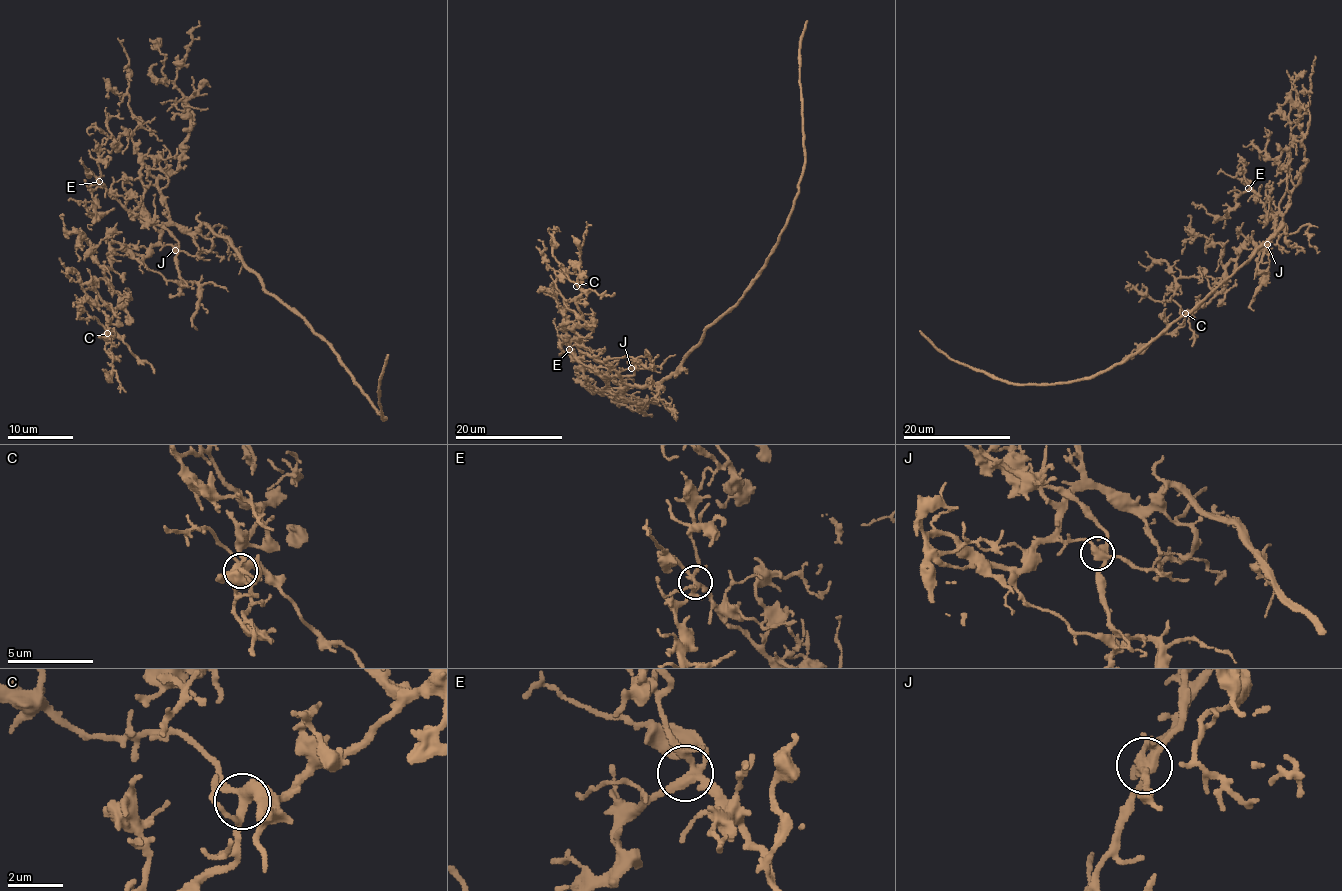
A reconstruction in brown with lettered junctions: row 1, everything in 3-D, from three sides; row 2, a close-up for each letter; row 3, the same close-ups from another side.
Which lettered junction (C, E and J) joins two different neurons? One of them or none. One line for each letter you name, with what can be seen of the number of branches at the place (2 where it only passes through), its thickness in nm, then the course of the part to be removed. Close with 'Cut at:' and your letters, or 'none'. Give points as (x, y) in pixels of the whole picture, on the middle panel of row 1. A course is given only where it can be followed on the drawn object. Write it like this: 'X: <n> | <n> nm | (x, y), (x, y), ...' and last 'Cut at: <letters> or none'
J: 4 | 360 nm | (631, 368), (632, 375), (606, 379), (603, 389), (606, 387)
Cut at: J

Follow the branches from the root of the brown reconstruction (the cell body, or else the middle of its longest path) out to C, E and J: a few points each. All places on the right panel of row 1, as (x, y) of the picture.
C: (1230, 276), (1285, 226), (1266, 243), (1250, 241), (1226, 268), (1224, 286), (1185, 313)
E: (1230, 276), (1281, 225), (1285, 230), (1283, 225), (1275, 223), (1248, 188)
J: (1230, 276), (1281, 225), (1285, 230), (1283, 225), (1275, 227), (1275, 235), (1267, 245)

